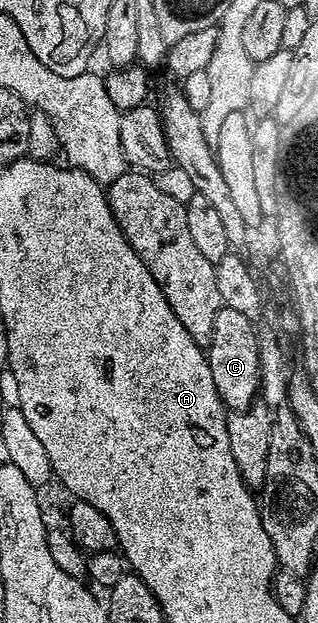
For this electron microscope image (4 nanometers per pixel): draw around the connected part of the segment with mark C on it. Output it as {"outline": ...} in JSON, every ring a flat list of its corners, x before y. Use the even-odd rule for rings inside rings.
{"outline":[[223,307,216,318,216,330,208,349,208,359,212,370,212,382,216,382,216,390,222,403,230,410,245,410,255,403,260,396,262,370,255,321,248,319,240,310]]}

